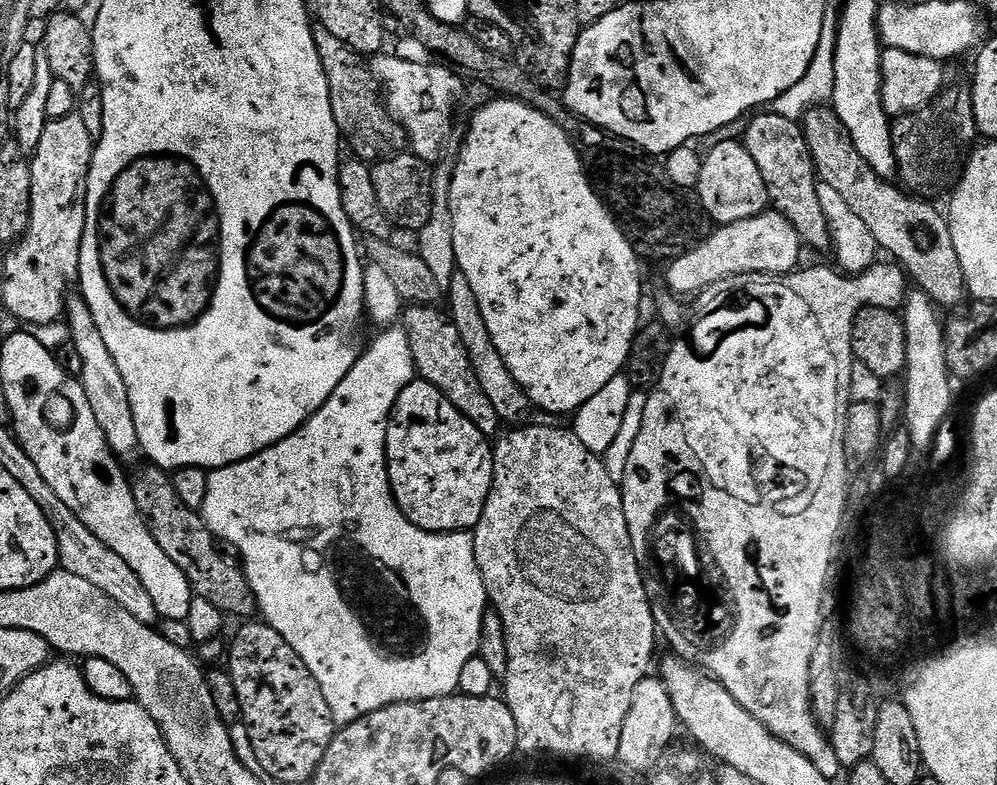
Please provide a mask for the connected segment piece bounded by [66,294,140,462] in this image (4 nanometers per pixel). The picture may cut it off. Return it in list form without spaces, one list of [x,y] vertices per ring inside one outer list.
[[[79,294],[69,295],[66,301],[66,323],[70,343],[78,354],[82,354],[82,374],[78,377],[86,390],[86,402],[94,410],[94,418],[98,418],[98,426],[102,426],[102,434],[106,434],[106,442],[121,461],[128,462],[132,455],[137,455],[140,443],[138,429],[134,426],[134,410],[130,410],[130,394],[126,394],[126,382],[122,373],[110,355],[102,334],[98,331],[98,322],[94,322],[94,314],[90,314],[90,306]]]

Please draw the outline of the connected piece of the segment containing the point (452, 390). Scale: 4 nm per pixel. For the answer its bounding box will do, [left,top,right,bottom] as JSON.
[402,304,502,437]

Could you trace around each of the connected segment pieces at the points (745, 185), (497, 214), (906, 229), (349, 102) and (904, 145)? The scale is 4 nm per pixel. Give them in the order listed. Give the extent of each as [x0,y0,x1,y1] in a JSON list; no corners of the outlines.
[[695,139,769,226],[450,98,644,414],[802,106,969,310],[313,27,394,162],[892,87,977,194]]

